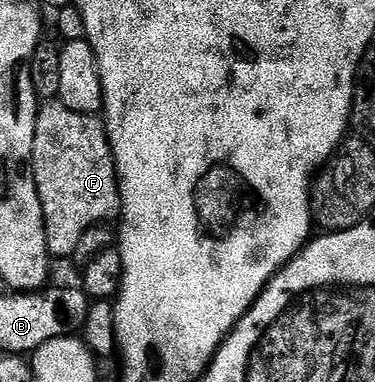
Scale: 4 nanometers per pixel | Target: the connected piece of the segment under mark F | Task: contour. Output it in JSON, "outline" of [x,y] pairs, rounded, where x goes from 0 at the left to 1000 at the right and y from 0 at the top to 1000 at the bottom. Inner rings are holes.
{"outline":[[[152,259],[125,262],[101,288],[80,435],[117,552],[136,675],[187,678],[237,597],[301,581],[301,568],[307,576],[323,560],[325,513],[315,497],[304,398],[269,304],[192,291],[192,280],[171,280]]]}

